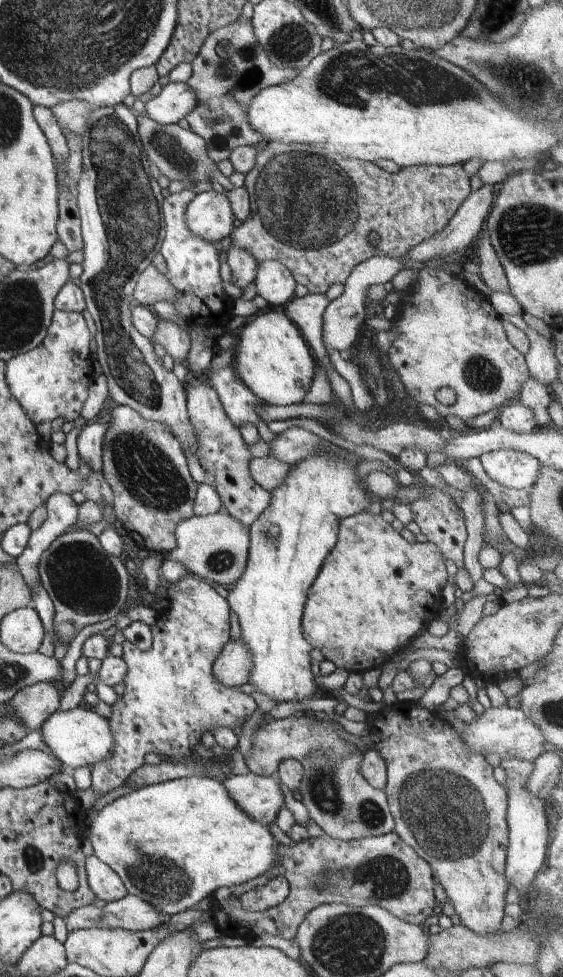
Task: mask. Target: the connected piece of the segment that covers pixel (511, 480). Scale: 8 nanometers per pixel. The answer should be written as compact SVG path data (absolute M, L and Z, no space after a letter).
M498 449L479 456L486 474L501 485L516 489L532 489L541 469L541 462L531 454Z

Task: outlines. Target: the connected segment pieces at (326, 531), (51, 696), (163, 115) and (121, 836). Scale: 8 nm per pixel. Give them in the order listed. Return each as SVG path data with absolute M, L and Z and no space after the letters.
M320 449L312 456L291 465L286 478L271 492L270 506L248 527L250 546L244 572L229 587L231 610L238 615L241 638L253 654L250 683L280 702L302 701L311 698L318 687L310 671L311 644L302 632L303 608L311 584L316 580L328 553L334 548L339 522L350 515L370 508L370 495L362 481L358 482L358 463L348 455L335 455Z
M49 682L32 683L19 690L6 706L12 709L21 719L23 725L30 731L39 728L60 709L62 688Z
M185 82L163 85L160 94L145 104L144 113L157 124L176 124L198 106L197 92Z
M208 775L117 792L106 799L94 820L86 825L94 855L118 874L130 894L154 905L167 919L194 908L217 888L239 885L263 875L277 860L278 843L268 827L242 812L223 783Z

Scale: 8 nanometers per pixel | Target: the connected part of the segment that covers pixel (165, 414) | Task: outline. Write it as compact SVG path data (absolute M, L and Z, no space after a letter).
M124 103L94 108L88 119L87 131L83 134L83 171L77 186L77 205L84 241L82 290L85 305L97 328L97 355L94 359L100 363L106 377L111 403L129 406L149 421L164 423L181 442L182 448L198 457L199 440L189 419L185 386L173 370L164 367L162 359L154 353L152 340L140 335L131 321L131 308L135 300L133 290L138 282L138 278L131 275L153 250L160 231L159 207L154 197L156 192L160 192L160 186L156 188L154 182L150 182L150 160L136 136L136 119L137 114Z

